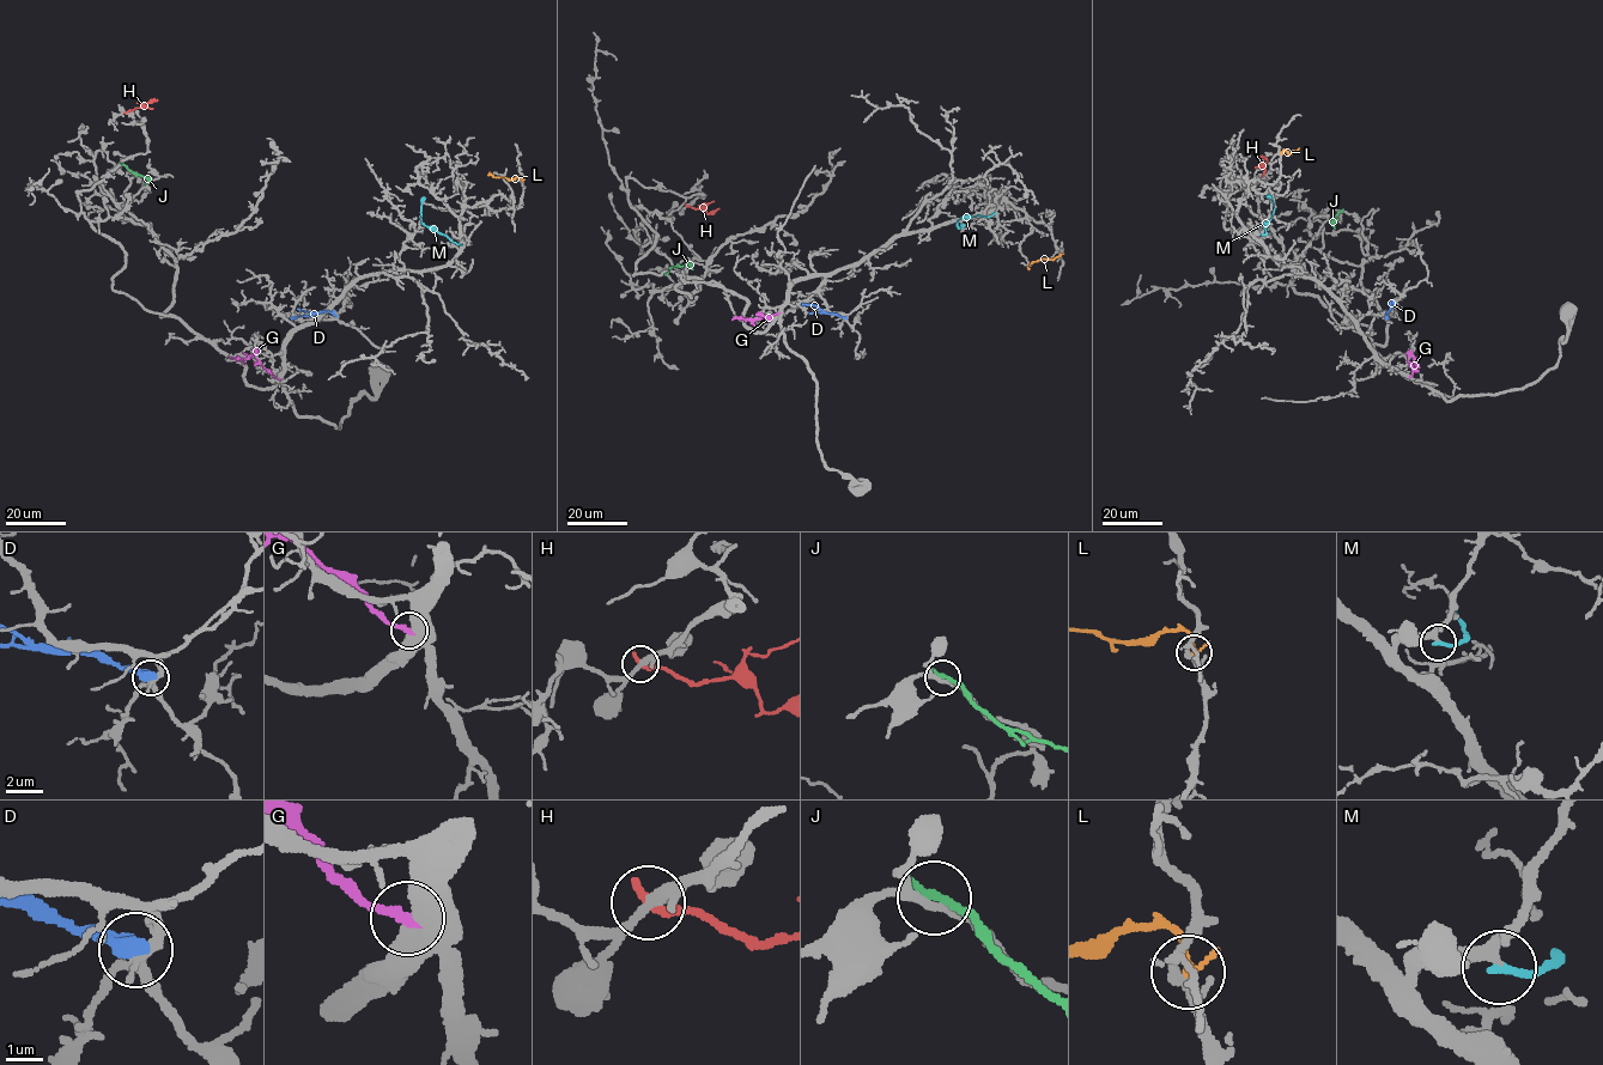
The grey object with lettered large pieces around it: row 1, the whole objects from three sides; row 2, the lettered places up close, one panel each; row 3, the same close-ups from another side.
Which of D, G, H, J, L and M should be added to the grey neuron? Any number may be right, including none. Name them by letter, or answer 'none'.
L

